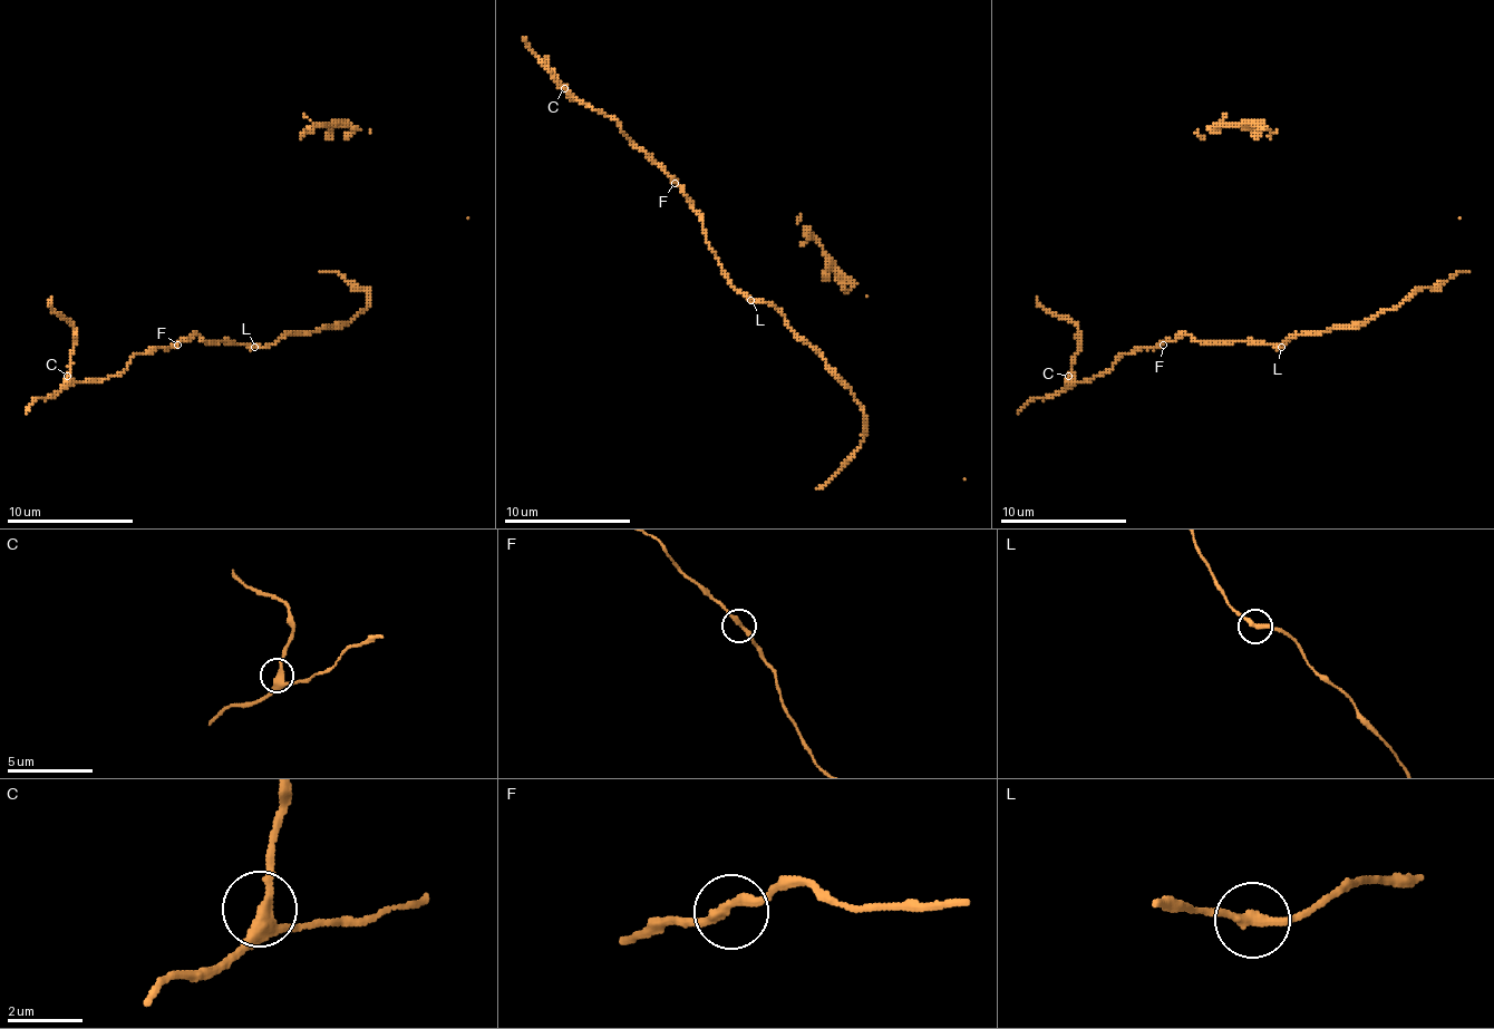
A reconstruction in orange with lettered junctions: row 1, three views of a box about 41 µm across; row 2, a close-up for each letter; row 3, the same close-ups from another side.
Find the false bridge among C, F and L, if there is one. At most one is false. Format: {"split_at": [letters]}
{"split_at": []}

